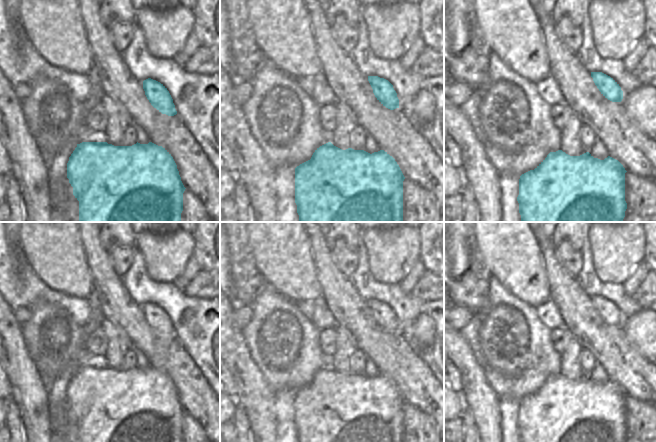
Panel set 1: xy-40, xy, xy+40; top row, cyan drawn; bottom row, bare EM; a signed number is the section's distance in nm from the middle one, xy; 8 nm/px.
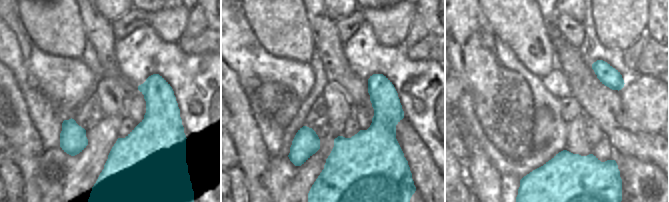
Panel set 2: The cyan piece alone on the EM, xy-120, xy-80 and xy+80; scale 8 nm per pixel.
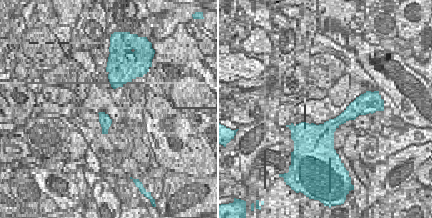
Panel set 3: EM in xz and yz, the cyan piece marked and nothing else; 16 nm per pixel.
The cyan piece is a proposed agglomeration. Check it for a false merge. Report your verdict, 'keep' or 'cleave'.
cleave

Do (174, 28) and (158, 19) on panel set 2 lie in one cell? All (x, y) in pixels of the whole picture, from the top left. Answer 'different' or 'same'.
same

